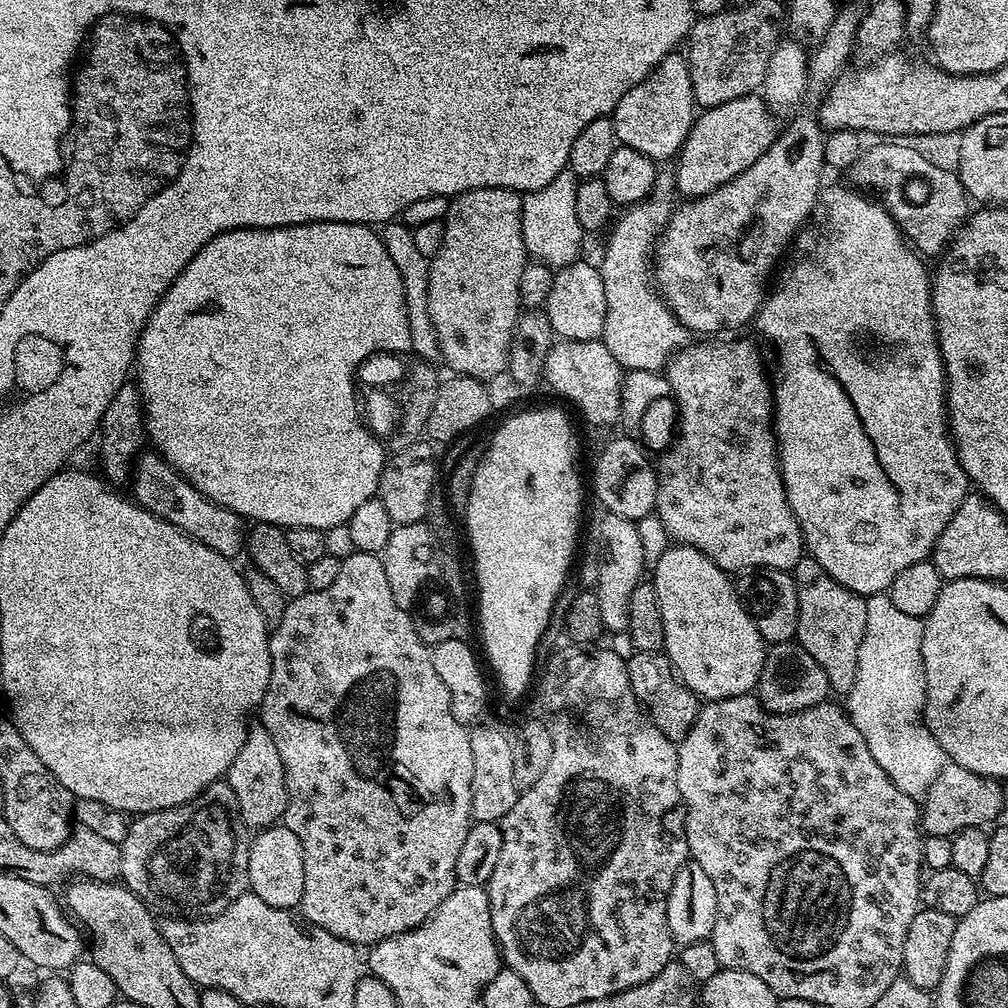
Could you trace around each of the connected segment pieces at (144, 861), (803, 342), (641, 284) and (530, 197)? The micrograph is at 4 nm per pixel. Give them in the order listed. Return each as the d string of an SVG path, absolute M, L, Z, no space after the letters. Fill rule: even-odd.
M221 778L213 782L205 792L199 792L193 800L185 804L179 804L173 808L163 808L157 812L145 812L137 815L136 820L128 828L128 833L125 834L124 840L120 844L120 857L122 858L122 866L120 867L119 879L122 881L124 887L130 889L134 895L140 897L145 904L151 906L153 909L168 912L169 917L172 918L187 918L189 920L203 920L206 916L216 916L219 912L224 912L226 906L233 904L239 896L243 896L245 892L249 891L248 887L248 863L250 862L250 850L248 849L250 843L250 829L244 823L244 819L240 816L238 810L238 798L234 794L234 790L228 785L227 779Z
M845 184L821 187L812 215L797 232L791 245L792 261L784 269L779 269L780 277L778 272L774 287L767 293L756 314L754 328L766 339L772 340L777 354L780 355L780 364L784 367L784 373L774 380L776 450L780 458L780 473L786 498L790 502L790 510L798 522L800 533L804 535L807 555L813 556L822 570L826 570L826 574L834 578L834 582L867 598L887 593L894 578L898 578L898 574L902 574L906 566L914 566L914 562L922 562L931 557L932 548L938 542L942 530L946 530L946 522L954 518L958 506L962 506L964 497L969 495L970 481L962 470L956 456L956 446L948 431L944 359L936 337L936 319L932 316L930 268L923 264L925 261L921 254L905 239L894 218L881 203L871 195L853 190Z
M665 161L657 167L654 186L651 194L641 203L627 207L620 218L613 221L608 240L604 248L602 260L598 262L602 274L602 286L606 297L606 326L601 339L615 360L627 371L634 369L659 371L681 348L687 345L689 332L684 324L678 322L672 309L661 299L657 290L652 270L651 260L655 241L670 221L674 211L674 201L678 198L676 190L677 172L673 161Z
M562 171L558 178L554 178L554 182L550 182L550 186L542 186L542 190L527 193L520 205L525 253L533 261L546 264L553 270L565 268L582 256L580 247L584 244L586 233L578 222L578 213L574 210L577 183L575 174Z

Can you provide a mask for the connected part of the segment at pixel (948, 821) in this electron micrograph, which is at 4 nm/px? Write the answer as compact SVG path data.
M951 762L944 763L942 771L938 773L938 778L934 778L934 783L930 785L930 790L922 801L923 831L929 836L951 838L964 828L979 828L991 825L993 823L991 820L1004 808L1004 788L1005 785L1001 781L991 780L989 776L979 776Z

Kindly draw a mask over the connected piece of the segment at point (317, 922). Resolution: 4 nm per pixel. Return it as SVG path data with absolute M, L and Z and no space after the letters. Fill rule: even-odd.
M355 551L351 552L346 559L341 560L340 565L342 570L338 573L338 579L326 590L309 590L302 593L301 596L291 597L286 606L286 614L282 614L282 622L278 622L271 629L268 638L268 645L270 646L270 682L268 683L264 700L258 709L258 720L259 723L266 726L266 730L270 730L270 738L274 738L274 746L278 746L278 755L282 757L282 766L286 774L288 805L284 811L282 823L284 827L294 830L294 834L298 834L298 842L302 842L302 854L304 855L304 865L306 866L306 886L302 886L302 902L300 903L299 911L302 916L304 912L305 917L303 916L303 919L312 928L330 930L330 934L334 934L334 938L342 938L346 942L357 946L363 946L363 944L371 946L391 936L415 930L422 922L429 920L434 914L434 910L438 910L438 906L442 906L442 902L446 902L449 894L457 888L456 867L458 866L458 853L462 851L462 842L466 842L468 829L474 823L472 811L470 810L470 782L474 782L474 750L470 750L469 729L460 724L458 718L454 718L452 703L450 702L450 690L446 690L442 678L438 678L438 674L434 670L429 645L424 644L422 638L418 638L416 620L414 616L411 616L413 613L407 608L398 606L398 602L394 602L394 590L390 590L390 582L386 578L386 570L382 566L380 556L375 552Z

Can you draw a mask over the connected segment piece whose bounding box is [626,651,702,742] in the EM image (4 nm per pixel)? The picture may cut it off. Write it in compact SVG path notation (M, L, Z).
M636 651L626 663L630 674L630 686L638 702L654 722L654 726L658 726L658 730L662 730L662 734L666 734L666 738L674 742L684 740L686 734L690 734L690 726L694 726L702 704L696 693L690 691L684 681L676 675L672 661L664 652Z

